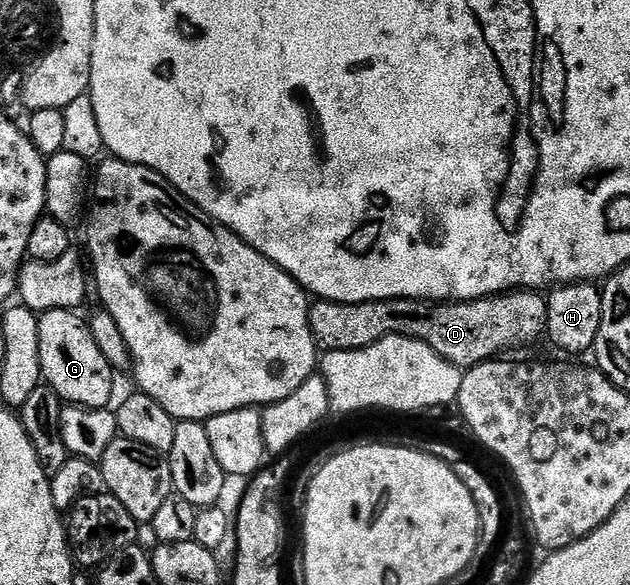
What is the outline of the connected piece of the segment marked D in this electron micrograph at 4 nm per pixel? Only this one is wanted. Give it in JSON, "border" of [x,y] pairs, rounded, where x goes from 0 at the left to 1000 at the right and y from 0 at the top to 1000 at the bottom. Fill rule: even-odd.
{"border":[[[824,494],[794,504],[778,504],[771,511],[751,511],[741,518],[690,518],[667,511],[611,511],[583,518],[529,518],[505,511],[492,521],[492,561],[500,586],[513,602],[533,598],[578,598],[617,573],[644,573],[665,579],[697,605],[705,617],[732,631],[744,631],[789,615],[802,600],[814,593],[835,593],[857,581],[867,569],[870,549],[868,506],[848,494]]]}

